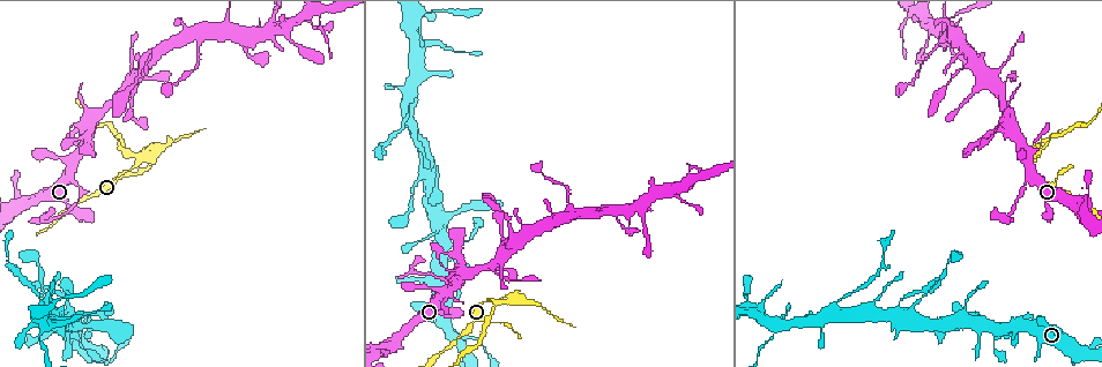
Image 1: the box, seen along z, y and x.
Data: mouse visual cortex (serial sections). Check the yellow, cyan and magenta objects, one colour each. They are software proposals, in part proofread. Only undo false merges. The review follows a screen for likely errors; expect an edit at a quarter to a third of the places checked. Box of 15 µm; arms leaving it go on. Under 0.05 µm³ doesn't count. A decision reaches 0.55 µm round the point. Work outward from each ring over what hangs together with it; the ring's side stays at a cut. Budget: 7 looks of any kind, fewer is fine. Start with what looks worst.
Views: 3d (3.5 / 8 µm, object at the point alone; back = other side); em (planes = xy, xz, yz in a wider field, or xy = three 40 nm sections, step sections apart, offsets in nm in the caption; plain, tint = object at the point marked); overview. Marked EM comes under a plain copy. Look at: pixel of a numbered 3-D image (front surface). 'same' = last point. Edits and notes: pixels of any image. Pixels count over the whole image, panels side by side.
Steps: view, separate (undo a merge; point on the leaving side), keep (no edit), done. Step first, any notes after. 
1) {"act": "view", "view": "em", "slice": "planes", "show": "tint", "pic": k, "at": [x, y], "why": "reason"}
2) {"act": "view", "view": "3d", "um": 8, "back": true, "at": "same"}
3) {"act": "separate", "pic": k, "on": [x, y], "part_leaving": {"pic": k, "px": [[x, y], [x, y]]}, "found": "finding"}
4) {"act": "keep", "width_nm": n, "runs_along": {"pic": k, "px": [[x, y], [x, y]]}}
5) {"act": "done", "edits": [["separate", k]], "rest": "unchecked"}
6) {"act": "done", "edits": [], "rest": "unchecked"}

{"act": "view", "view": "3d", "um": 3.5, "pic": 1, "at": [512, 296], "why": "two arms in line, one across"}

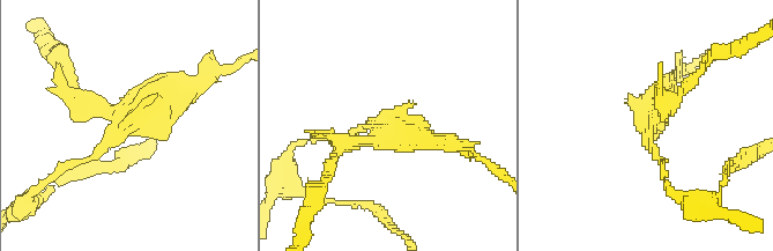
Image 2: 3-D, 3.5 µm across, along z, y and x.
{"act": "view", "view": "em", "slice": "xy", "step": 1, "show": "tint", "pic": 2, "at": [382, 128], "arms": 3, "arm_widths_nm": [100, 200, 300], "why": "now the EM"}

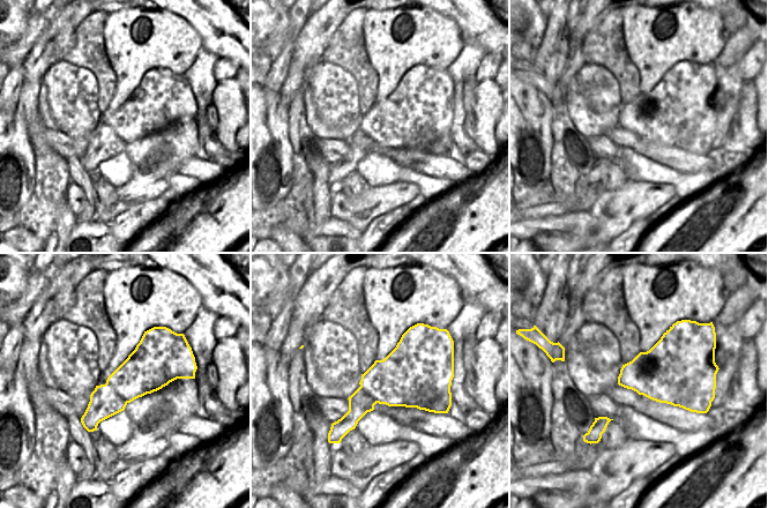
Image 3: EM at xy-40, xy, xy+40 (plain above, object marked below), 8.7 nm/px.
{"act": "separate", "pic": 2, "on": [181, 104], "width_nm": 500, "part_leaving": {"pic": 2, "px": [[121, 115], [79, 101], [68, 61]]}, "found": "a second cell is stuck on"}

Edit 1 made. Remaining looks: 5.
{"act": "view", "view": "overview"}

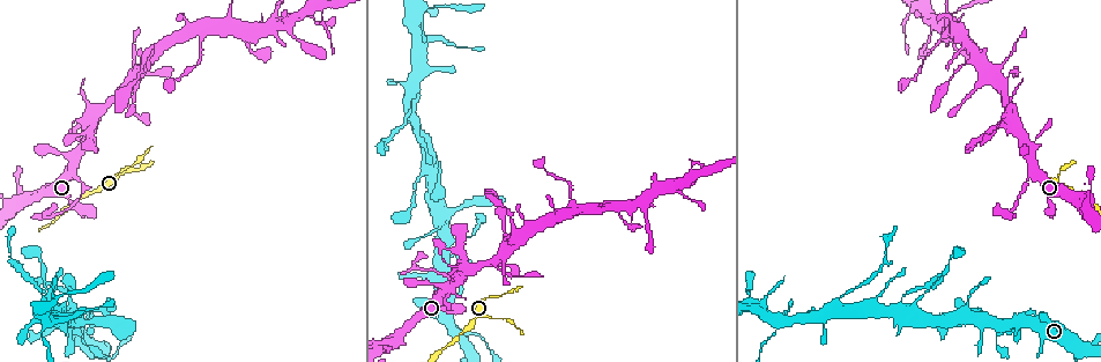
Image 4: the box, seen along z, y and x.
{"act": "view", "view": "3d", "um": 3.5, "pic": 4, "at": [1029, 174]}

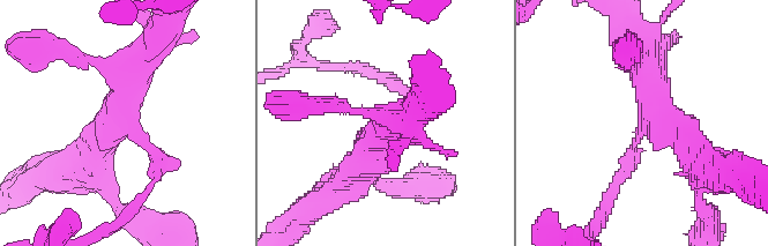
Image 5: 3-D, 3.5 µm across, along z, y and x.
{"act": "view", "view": "em", "slice": "xy", "step": 2, "show": "tint", "pic": 5, "at": [649, 120], "arms": 3, "arm_widths_nm": [200, 400, 450]}

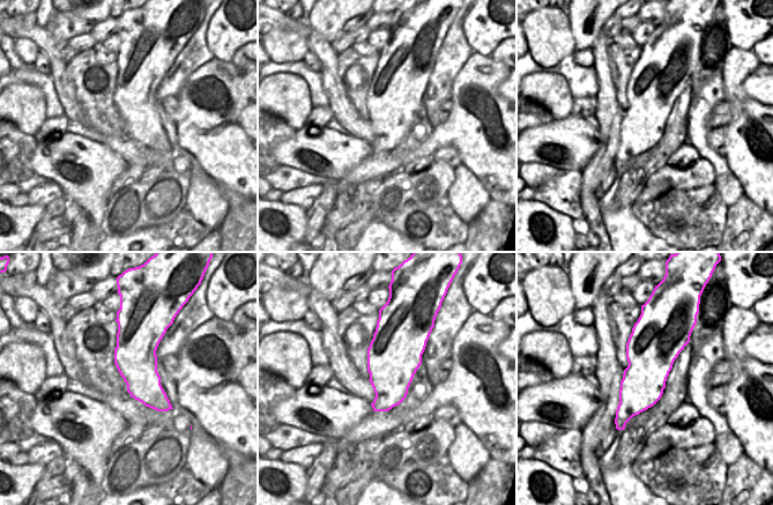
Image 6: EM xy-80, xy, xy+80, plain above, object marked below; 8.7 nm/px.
{"act": "keep", "runs_along": {"pic": 5, "px": [[355, 173], [411, 97]]}, "found": "one cell here"}

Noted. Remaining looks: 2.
{"act": "view", "view": "3d", "um": 8, "pic": 4, "at": [573, 210], "why": "sharp bend"}

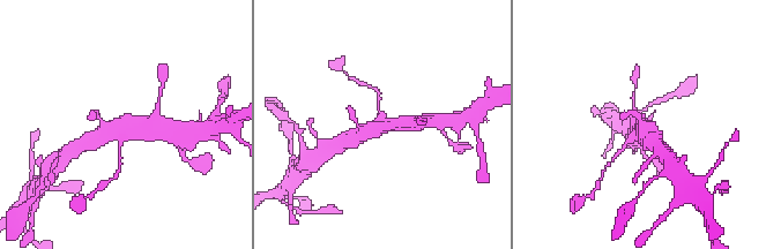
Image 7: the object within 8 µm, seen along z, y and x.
{"act": "view", "view": "3d", "um": 3.5, "pic": 7, "at": [125, 129]}

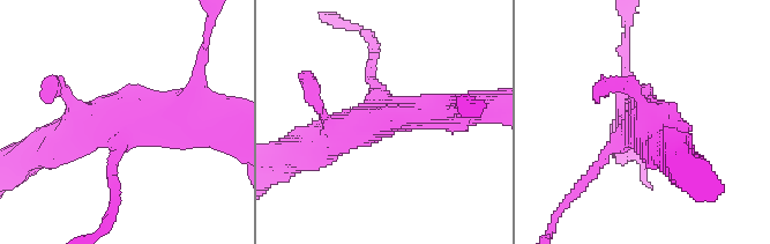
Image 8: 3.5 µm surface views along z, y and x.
{"act": "keep", "runs_along": {"pic": 8, "px": [[316, 146], [405, 112], [462, 112]]}, "found": "continuous, no second cell"}

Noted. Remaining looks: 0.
{"act": "done", "edits": [["separate", 2]], "rest": "unchecked"}

